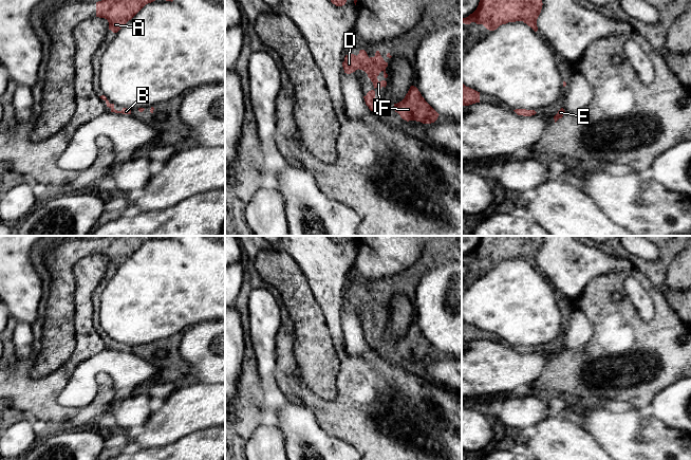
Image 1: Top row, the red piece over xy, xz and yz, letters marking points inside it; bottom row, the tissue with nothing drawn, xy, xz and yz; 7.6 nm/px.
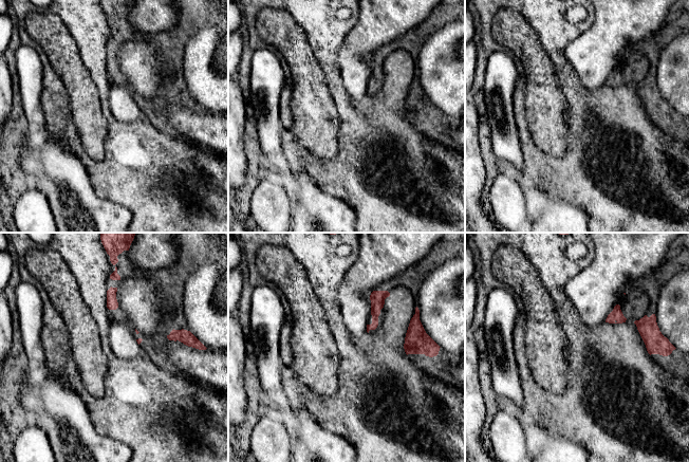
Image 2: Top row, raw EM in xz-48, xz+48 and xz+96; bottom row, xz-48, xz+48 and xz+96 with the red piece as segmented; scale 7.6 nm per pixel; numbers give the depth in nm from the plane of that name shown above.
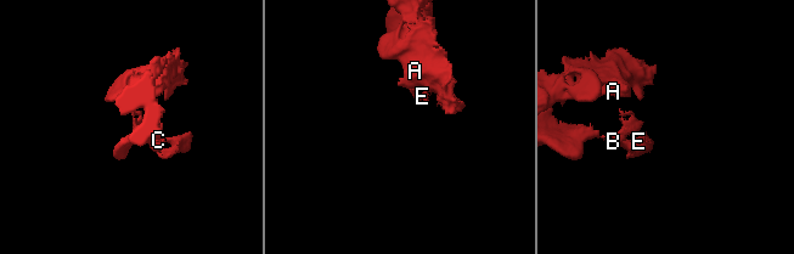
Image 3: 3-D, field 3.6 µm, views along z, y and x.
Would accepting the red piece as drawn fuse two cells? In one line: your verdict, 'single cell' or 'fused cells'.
single cell

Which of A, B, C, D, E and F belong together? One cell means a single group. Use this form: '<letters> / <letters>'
A B C D E F

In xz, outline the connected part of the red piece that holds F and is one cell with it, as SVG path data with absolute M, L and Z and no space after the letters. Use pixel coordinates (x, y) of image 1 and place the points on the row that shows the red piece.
M411 86L405 98L394 104L395 112L407 122L416 121L423 124L434 123L438 113L425 100L418 89Z

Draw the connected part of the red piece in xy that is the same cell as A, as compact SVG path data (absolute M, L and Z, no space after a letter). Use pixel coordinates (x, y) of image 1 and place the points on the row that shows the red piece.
M101 0L96 2L96 17L109 22L109 30L117 33L146 4L155 0Z

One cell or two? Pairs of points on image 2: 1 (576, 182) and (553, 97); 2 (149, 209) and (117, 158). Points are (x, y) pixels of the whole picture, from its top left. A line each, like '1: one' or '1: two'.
1: two
2: one

